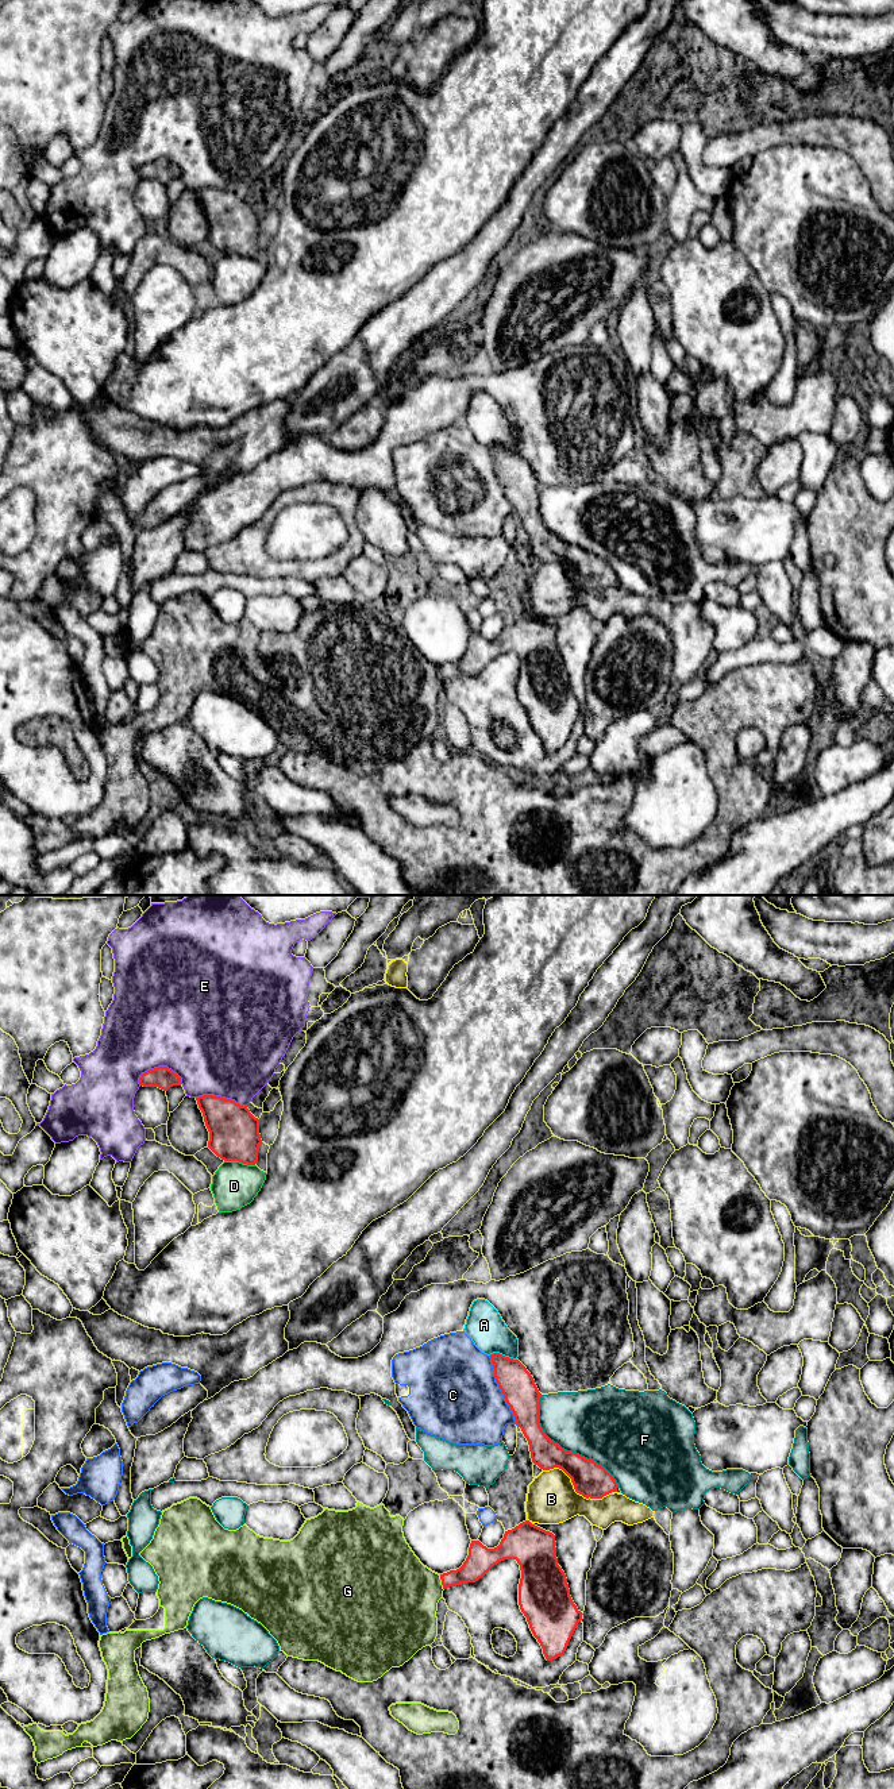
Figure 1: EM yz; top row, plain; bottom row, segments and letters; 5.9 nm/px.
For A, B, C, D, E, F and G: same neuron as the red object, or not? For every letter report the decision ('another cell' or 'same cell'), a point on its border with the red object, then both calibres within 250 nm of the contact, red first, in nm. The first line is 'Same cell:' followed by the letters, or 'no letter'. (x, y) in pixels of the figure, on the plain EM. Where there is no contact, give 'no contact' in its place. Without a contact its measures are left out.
Same cell: G
A: another cell; meets red in yz at (501, 447); 200 nm thick on the red side, 220 nm on the other
B: another cell; meets red in yz at (574, 581); 200 nm thick on the red side, 300 nm on the other
C: another cell; meets red in yz at (501, 484); 200 nm thick on the red side, 480 nm on the other
D: another cell; meets red in yz at (239, 254); 300 nm thick on the red side, 280 nm on the other
E: another cell; meets red in yz at (162, 159); 130 nm thick on the red side, 500 nm on the other
F: another cell; meets red in yz at (563, 542); 200 nm thick on the red side, 420 nm on the other
G: same cell; meets red in yz at (442, 675); 160 nm thick on the red side, 440 nm on the other

